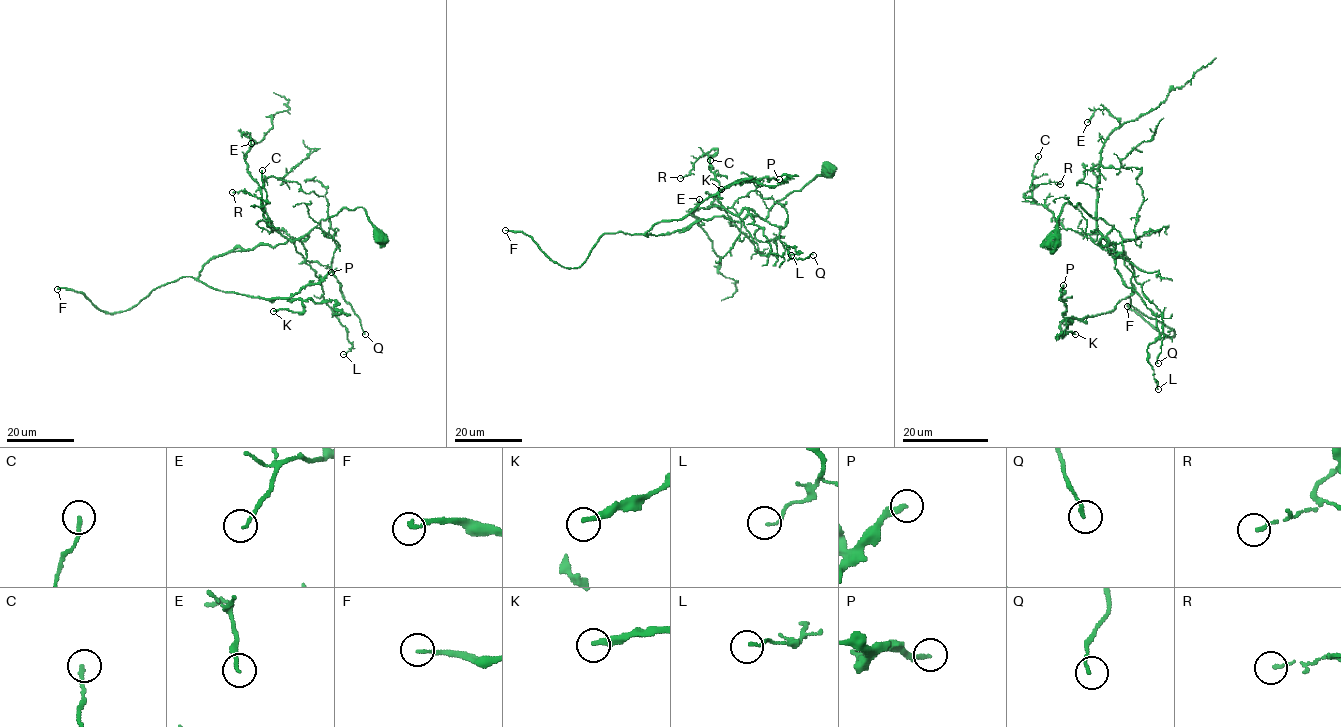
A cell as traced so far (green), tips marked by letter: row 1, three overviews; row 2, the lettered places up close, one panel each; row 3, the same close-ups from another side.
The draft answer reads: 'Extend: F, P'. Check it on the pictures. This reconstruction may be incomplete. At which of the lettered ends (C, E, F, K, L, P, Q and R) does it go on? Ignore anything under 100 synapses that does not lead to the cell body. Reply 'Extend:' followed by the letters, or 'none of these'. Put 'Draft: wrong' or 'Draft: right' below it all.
Extend: F, P
Draft: right

